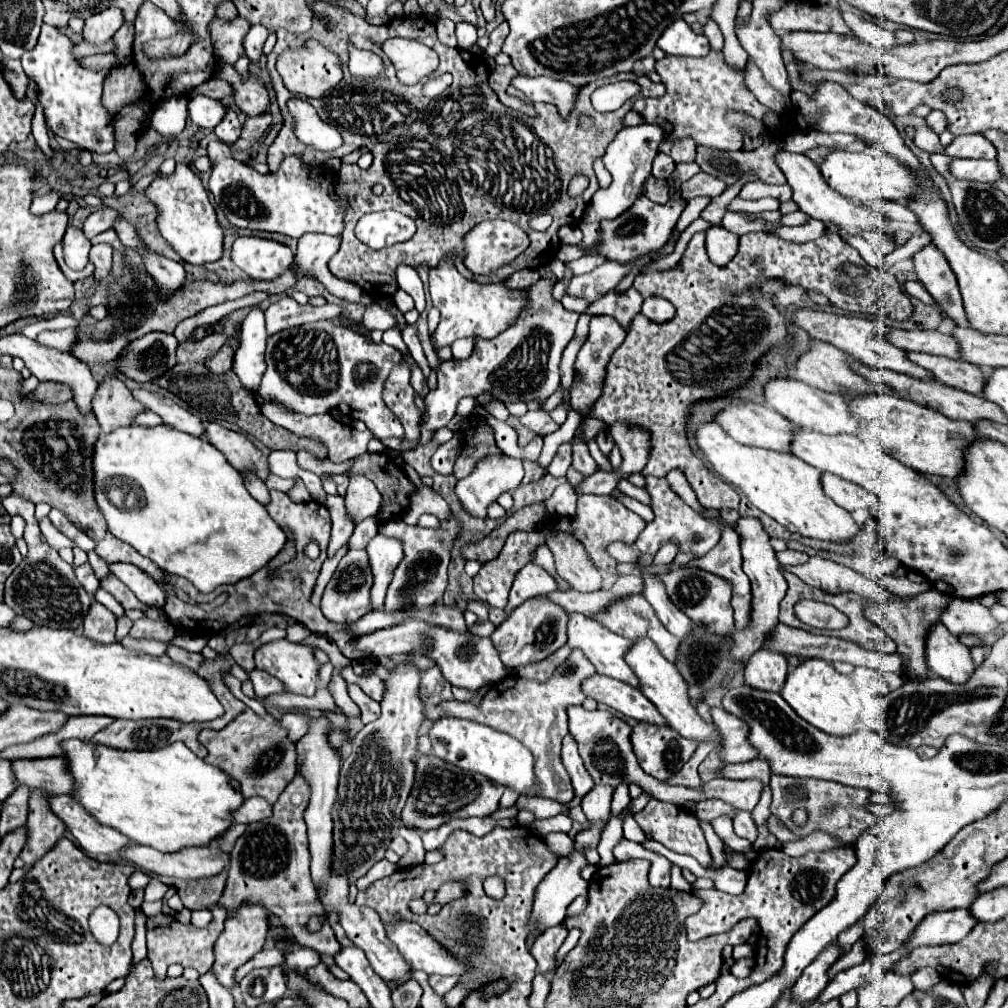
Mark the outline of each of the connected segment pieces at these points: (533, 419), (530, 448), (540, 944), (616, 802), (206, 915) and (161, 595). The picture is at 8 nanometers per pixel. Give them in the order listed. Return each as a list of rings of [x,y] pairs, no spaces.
[[[537,409],[537,411],[527,411],[523,417],[519,417],[519,421],[521,421],[521,425],[525,425],[527,429],[531,429],[531,431],[535,431],[535,433],[541,433],[541,435],[549,435],[549,433],[553,433],[553,431],[557,431],[561,425],[559,423],[555,423],[551,417],[549,417],[549,413],[545,413],[545,411],[541,411],[541,409]]]
[[[541,437],[533,439],[529,445],[523,447],[523,451],[525,451],[525,459],[523,459],[523,461],[535,461],[535,459],[539,457],[539,453],[541,453],[541,441],[539,441],[539,439],[541,439]]]
[[[555,925],[549,927],[533,945],[533,957],[537,961],[537,969],[541,973],[547,973],[555,967],[555,953],[561,947],[563,939],[567,937],[567,929],[563,929],[563,925]]]
[[[619,785],[619,789],[615,789],[615,793],[613,793],[611,815],[615,817],[615,815],[623,813],[623,809],[629,805],[629,801],[631,801],[631,797],[629,797],[629,789],[627,789],[627,785]]]
[[[207,909],[191,911],[191,923],[195,923],[197,927],[207,927],[211,923],[211,913]]]
[[[115,563],[111,565],[111,573],[117,579],[121,579],[137,595],[141,603],[159,609],[165,605],[165,591],[159,585],[155,585],[155,581],[151,581],[151,577],[147,577],[141,569],[135,569],[133,565],[127,563]]]

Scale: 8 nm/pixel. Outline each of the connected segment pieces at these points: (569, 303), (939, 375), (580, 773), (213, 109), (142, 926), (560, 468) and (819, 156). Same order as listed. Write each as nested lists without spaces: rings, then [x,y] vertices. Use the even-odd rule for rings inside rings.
[[[565,295],[563,297],[563,305],[569,309],[569,311],[575,311],[575,313],[583,313],[583,309],[589,305],[585,299],[579,299],[579,297],[569,297]]]
[[[907,353],[907,357],[929,369],[935,379],[943,385],[973,393],[973,395],[981,395],[983,387],[985,387],[985,375],[977,365],[971,365],[967,361],[951,361],[947,357],[931,357],[927,353]]]
[[[567,735],[567,737],[563,739],[561,757],[563,757],[563,765],[565,765],[565,769],[567,769],[569,777],[571,777],[575,795],[577,795],[577,797],[587,795],[587,793],[593,789],[595,783],[593,783],[591,775],[587,773],[587,769],[585,765],[583,765],[581,757],[579,757],[579,753],[577,753],[577,745],[575,745],[575,741],[573,741],[571,735]]]
[[[193,97],[189,99],[189,117],[201,129],[215,129],[219,121],[223,121],[227,107],[221,101],[209,97]]]
[[[135,909],[135,935],[132,941],[131,968],[147,957],[146,932],[146,917],[140,909]]]
[[[563,443],[563,445],[559,445],[557,455],[553,457],[553,461],[549,463],[549,467],[545,471],[553,477],[565,477],[569,465],[571,465],[571,443]]]
[[[815,147],[815,149],[805,151],[805,155],[807,155],[811,161],[815,161],[815,165],[821,165],[823,159],[825,159],[833,149],[839,149],[839,147]]]

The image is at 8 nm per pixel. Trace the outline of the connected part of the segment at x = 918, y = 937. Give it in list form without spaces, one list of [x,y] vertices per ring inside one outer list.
[[[971,909],[931,913],[931,917],[927,917],[923,925],[919,925],[915,937],[911,937],[911,941],[907,941],[905,945],[911,945],[911,949],[915,949],[921,945],[941,945],[961,941],[975,925],[977,919],[971,915]]]

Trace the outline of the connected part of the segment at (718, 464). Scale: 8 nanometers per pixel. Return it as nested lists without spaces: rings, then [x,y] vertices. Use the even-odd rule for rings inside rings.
[[[717,423],[703,425],[699,431],[695,431],[693,439],[699,447],[699,453],[721,477],[737,485],[757,509],[773,517],[787,531],[799,533],[801,537],[835,543],[853,541],[861,533],[861,527],[855,523],[851,513],[835,505],[835,501],[823,493],[821,471],[807,465],[799,457],[733,441]]]

